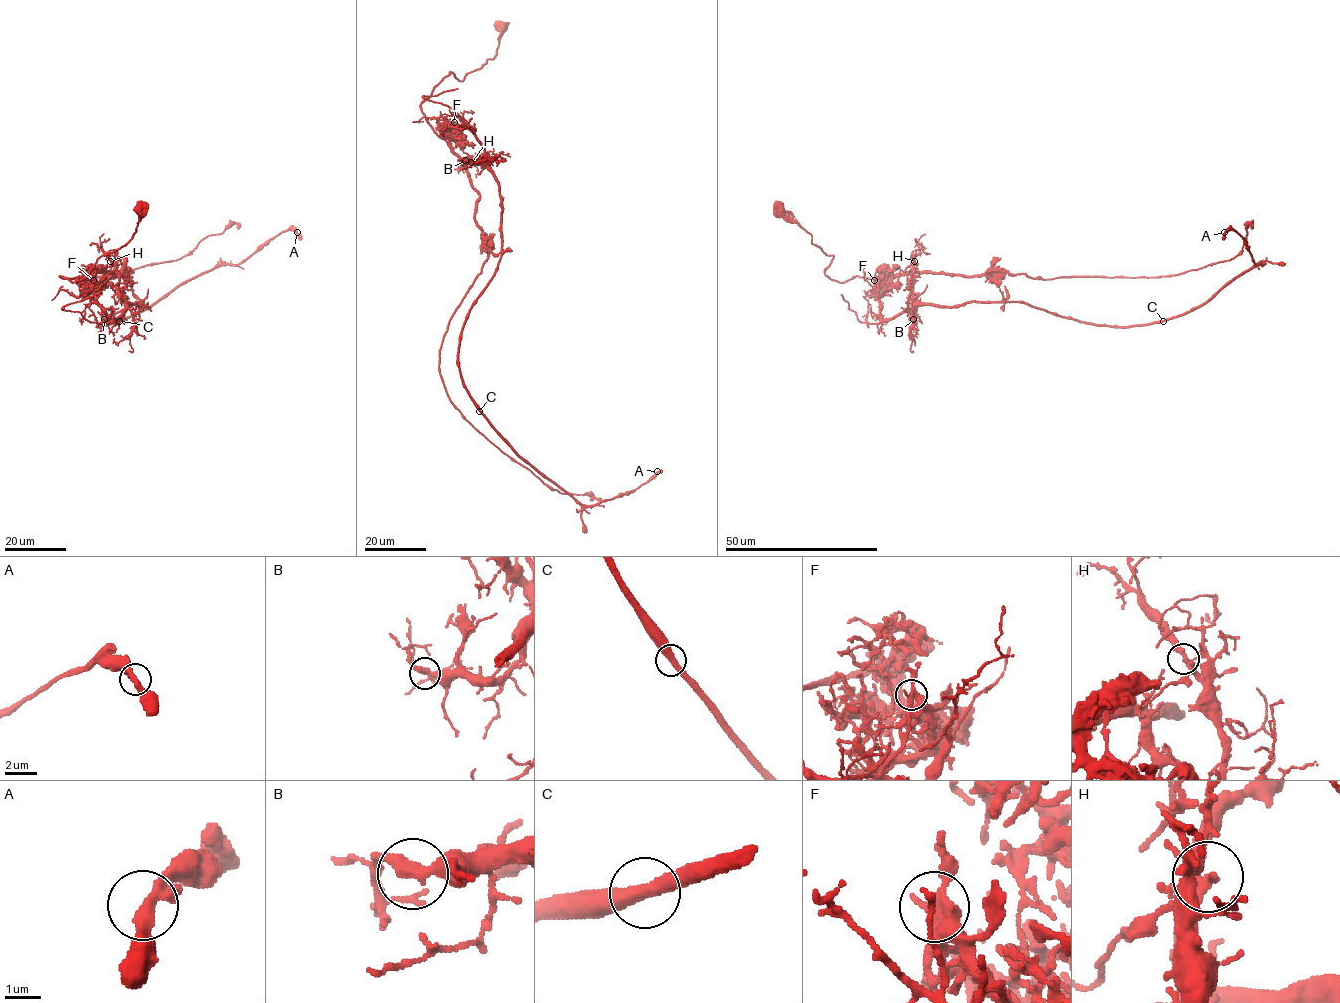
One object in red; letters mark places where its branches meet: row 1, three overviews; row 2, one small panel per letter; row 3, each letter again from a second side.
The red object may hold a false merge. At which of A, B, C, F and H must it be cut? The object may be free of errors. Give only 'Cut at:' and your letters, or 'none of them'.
Cut at: F

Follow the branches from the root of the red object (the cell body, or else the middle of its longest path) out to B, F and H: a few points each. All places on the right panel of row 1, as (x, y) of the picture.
B: (780, 207), (833, 256), (824, 271), (831, 278), (911, 272), (913, 319)
F: (780, 207), (833, 256), (827, 276), (841, 282), (892, 276), (883, 289), (874, 280)
H: (780, 207), (811, 235), (813, 244), (833, 256), (824, 274), (834, 280), (888, 278), (914, 261)

